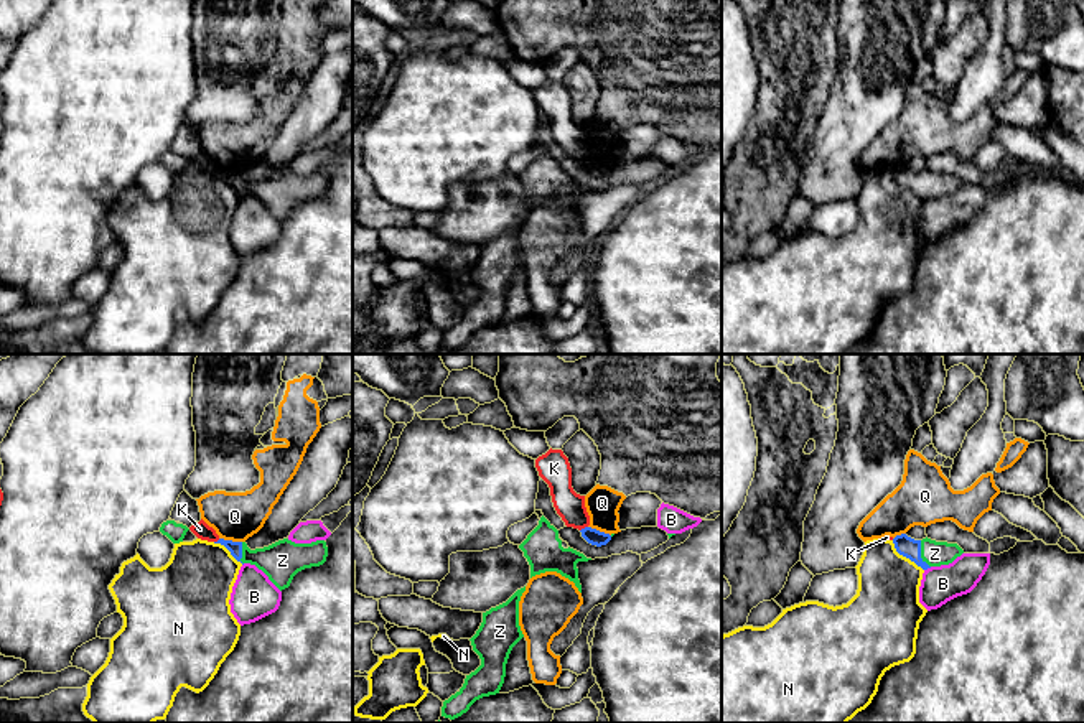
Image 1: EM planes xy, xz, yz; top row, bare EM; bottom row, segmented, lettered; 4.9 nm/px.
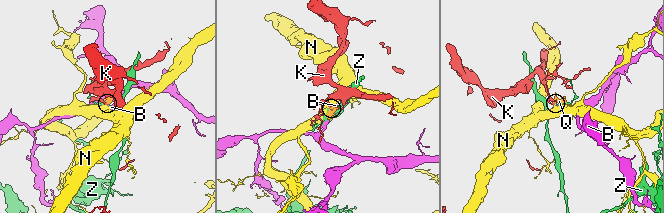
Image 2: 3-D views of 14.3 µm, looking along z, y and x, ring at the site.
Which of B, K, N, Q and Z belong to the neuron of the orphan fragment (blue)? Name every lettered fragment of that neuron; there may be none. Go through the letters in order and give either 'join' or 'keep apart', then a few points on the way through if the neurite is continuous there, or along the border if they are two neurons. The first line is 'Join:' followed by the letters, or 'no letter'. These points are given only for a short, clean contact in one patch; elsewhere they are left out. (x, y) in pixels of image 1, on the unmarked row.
Join: Z
B: keep apart | along yz (931, 198), (925, 201)
K: keep apart | along xz (587, 157), (580, 162)
N: keep apart | along yz (892, 172), (900, 185), (923, 201)
Q: keep apart | along xy (219, 168), (241, 173)
Z: join | across yz (905, 177), (920, 185), (934, 185)

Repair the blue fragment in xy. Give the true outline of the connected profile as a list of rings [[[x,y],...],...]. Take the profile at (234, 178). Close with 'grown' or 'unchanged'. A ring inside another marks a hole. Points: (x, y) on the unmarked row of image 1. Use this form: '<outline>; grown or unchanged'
[[[219,170],[214,175],[224,176],[237,193],[255,196],[280,222],[290,217],[298,203],[320,198],[328,188],[325,171],[295,175],[283,170],[255,181],[250,181],[245,173]]]; grown

